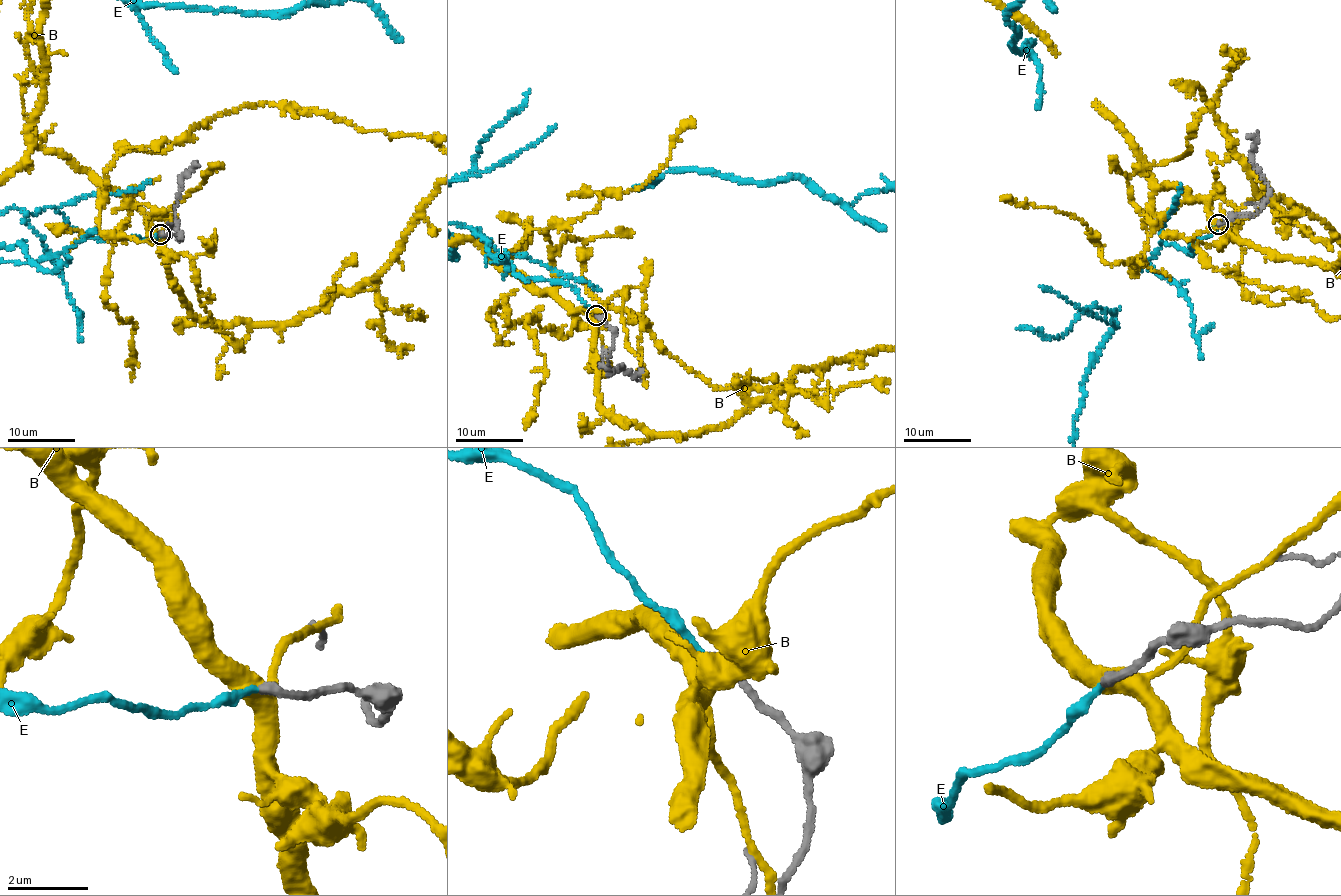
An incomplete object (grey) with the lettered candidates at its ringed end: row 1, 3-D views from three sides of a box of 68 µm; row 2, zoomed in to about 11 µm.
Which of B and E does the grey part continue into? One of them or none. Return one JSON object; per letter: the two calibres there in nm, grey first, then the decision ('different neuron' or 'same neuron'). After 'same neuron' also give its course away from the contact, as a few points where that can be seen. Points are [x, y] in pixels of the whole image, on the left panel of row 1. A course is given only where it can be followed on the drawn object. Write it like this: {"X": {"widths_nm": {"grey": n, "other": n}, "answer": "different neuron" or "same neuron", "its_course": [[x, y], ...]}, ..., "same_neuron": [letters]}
{"B": {"widths_nm": {"grey": 240, "other": 380}, "answer": "different neuron"}, "E": {"widths_nm": {"grey": 240, "other": 190}, "answer": "same neuron"}, "same_neuron": ["E"]}

